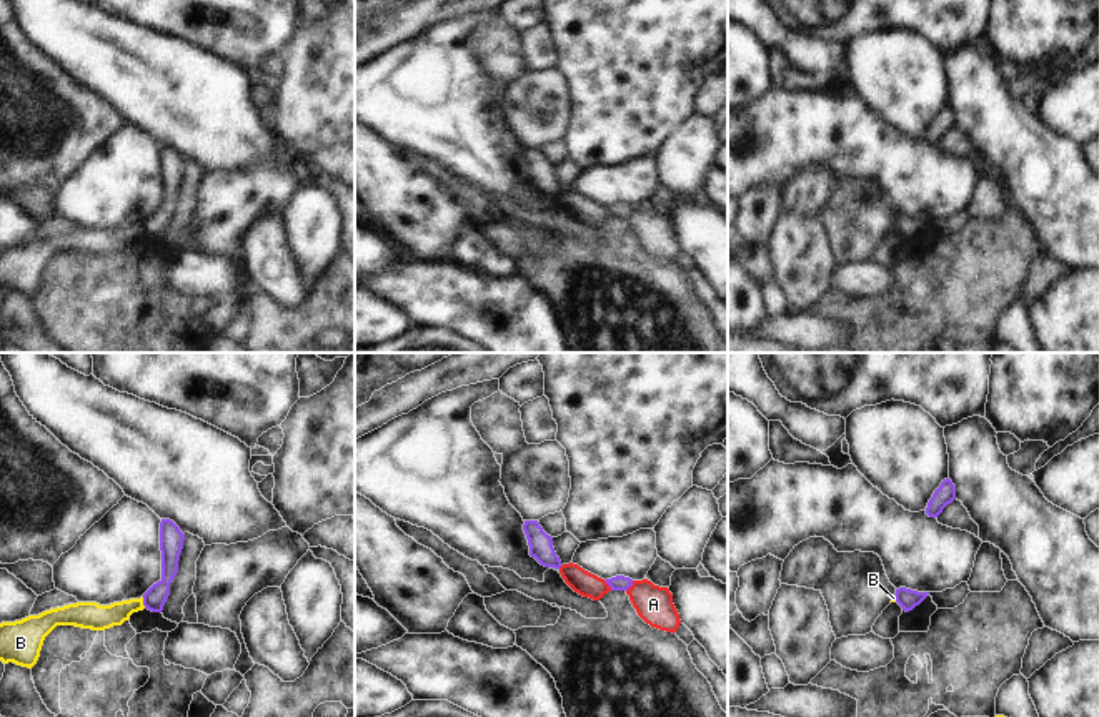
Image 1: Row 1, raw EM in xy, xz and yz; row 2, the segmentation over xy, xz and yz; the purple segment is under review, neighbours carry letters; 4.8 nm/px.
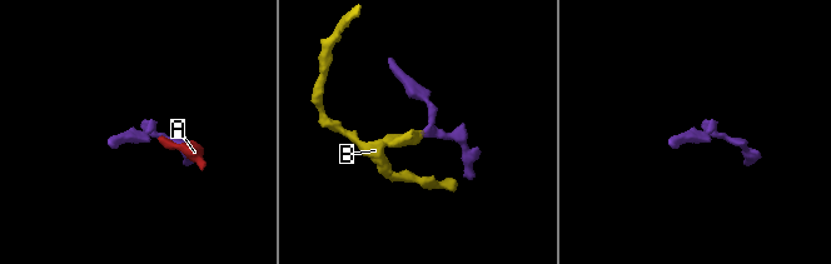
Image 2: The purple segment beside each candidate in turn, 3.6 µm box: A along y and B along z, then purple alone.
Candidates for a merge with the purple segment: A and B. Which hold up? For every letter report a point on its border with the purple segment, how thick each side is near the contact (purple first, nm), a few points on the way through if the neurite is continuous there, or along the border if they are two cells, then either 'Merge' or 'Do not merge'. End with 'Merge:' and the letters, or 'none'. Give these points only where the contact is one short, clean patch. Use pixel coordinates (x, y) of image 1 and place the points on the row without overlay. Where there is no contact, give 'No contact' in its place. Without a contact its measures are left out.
A: Touches purple at xz (631, 212). Thickness 80 nm (purple) against 180 nm. Do not merge
B: Touches purple at xy (144, 230). Thickness 110 nm (purple) against 130 nm. Boundary: xy (142, 225), (145, 235). Do not merge
Merge: none

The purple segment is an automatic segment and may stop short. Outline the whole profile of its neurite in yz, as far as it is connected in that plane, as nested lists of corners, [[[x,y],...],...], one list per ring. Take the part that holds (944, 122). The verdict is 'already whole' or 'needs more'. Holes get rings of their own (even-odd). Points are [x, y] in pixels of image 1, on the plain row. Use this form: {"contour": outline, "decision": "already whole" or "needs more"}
{"contour": [[[947,105],[941,110],[941,113],[934,118],[932,125],[927,130],[926,141],[929,145],[937,145],[942,136],[956,126],[956,113]]], "decision": "already whole"}

